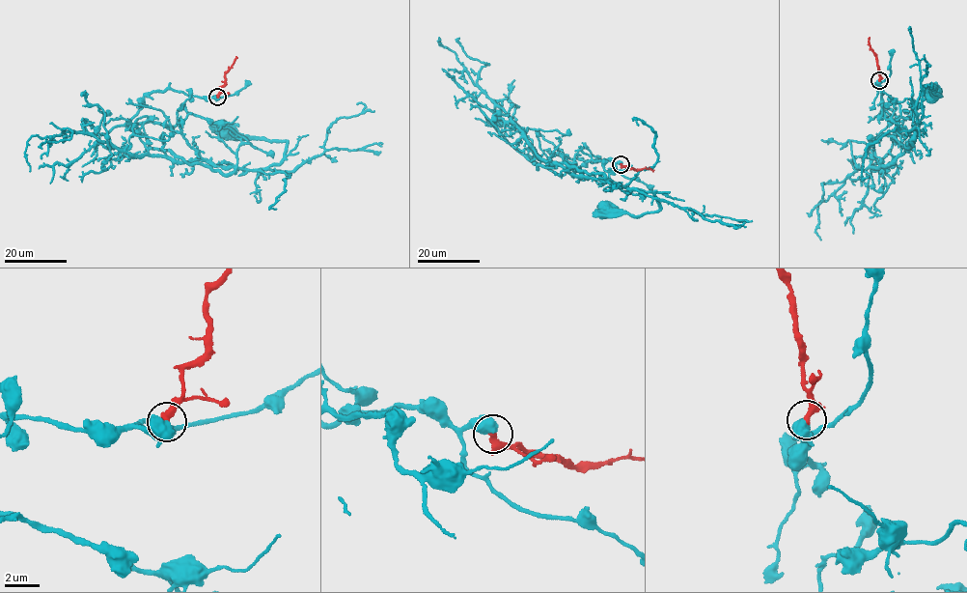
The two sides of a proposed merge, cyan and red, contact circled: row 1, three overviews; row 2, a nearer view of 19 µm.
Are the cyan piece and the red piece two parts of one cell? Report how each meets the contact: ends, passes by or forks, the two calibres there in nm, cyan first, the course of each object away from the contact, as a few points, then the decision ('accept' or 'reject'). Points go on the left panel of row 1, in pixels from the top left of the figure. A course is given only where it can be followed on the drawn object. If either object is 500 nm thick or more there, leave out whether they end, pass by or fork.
cyan forks | red ends | 440/440 nm | cyan via (218, 96), (148, 93), (125, 125), (151, 147), (224, 174), (284, 157), (285, 141), (244, 139), (220, 126) | red via (218, 96), (225, 74), (236, 56) | reject

